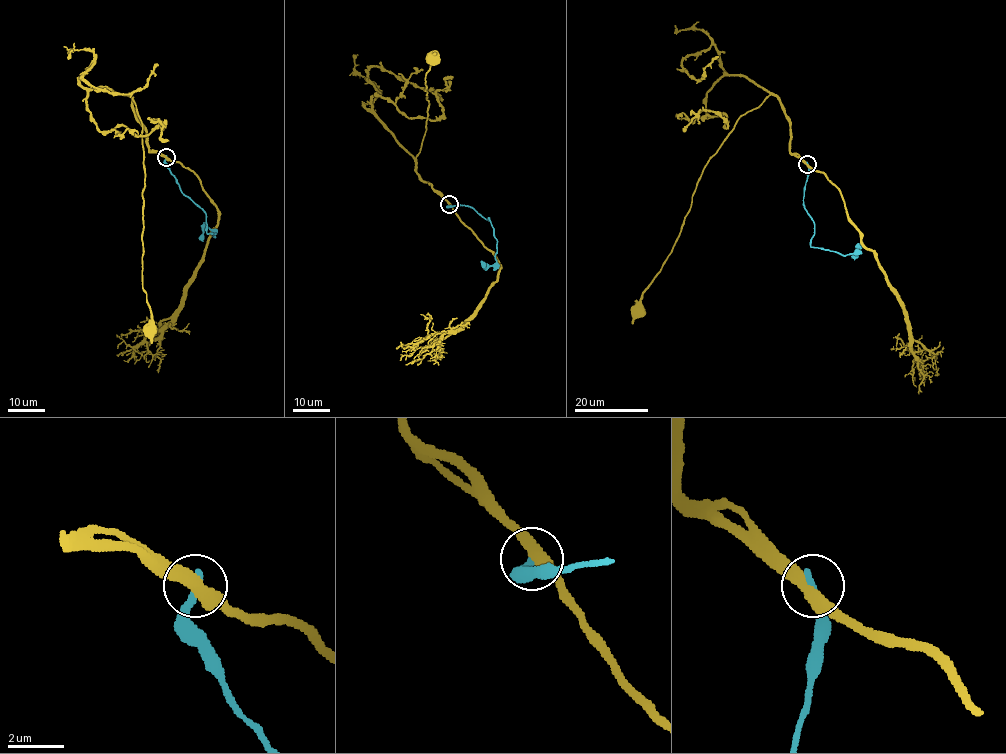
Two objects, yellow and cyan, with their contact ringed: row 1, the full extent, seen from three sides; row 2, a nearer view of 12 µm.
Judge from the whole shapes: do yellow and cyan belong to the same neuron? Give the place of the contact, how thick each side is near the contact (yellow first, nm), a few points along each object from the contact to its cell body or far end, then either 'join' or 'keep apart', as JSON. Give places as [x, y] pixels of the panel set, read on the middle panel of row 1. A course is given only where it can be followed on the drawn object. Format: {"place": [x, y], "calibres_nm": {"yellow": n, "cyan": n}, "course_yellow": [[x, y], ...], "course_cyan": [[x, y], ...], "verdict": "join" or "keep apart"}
{"place": [449, 204], "calibres_nm": {"yellow": 440, "cyan": 300}, "course_yellow": [[448, 204], [416, 170], [416, 157], [426, 131], [428, 103], [425, 74], [433, 58]], "course_cyan": [[448, 205], [472, 207], [485, 219], [489, 218], [497, 241], [496, 262], [485, 267], [481, 261]], "verdict": "keep apart"}

